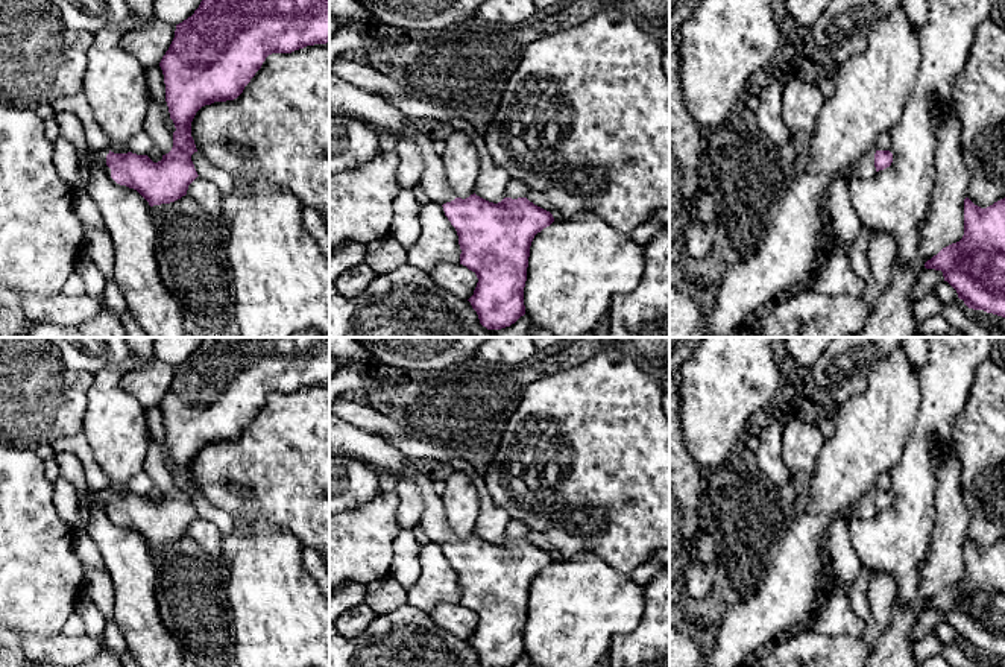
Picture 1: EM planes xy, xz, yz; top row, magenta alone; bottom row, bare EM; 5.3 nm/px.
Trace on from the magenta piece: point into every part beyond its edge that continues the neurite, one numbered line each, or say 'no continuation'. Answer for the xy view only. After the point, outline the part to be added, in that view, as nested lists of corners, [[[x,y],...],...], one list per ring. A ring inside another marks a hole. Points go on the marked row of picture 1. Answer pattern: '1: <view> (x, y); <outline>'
1: xy (100, 155); [[[103,149],[103,150],[94,150],[94,155],[97,158],[97,164],[111,175],[111,169],[106,166],[106,155],[109,153],[109,150]]]

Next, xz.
1: xz (369, 107); [[[329,73],[329,108],[372,125],[380,134],[393,134],[399,140],[411,138],[424,158],[419,185],[430,201],[440,205],[457,196],[448,185],[442,156],[436,153],[433,140],[424,134],[416,122],[387,103],[378,93],[370,93]]]

